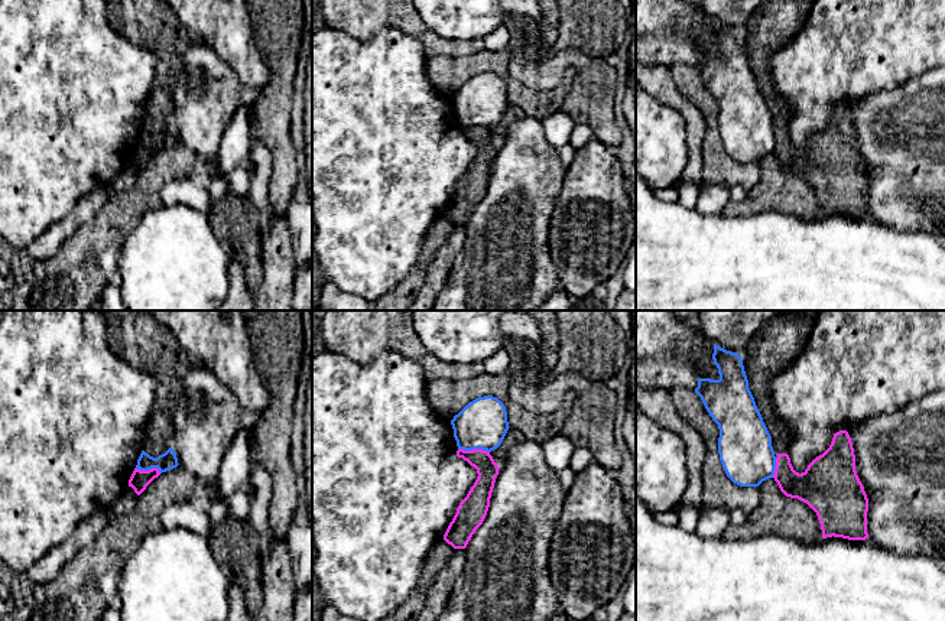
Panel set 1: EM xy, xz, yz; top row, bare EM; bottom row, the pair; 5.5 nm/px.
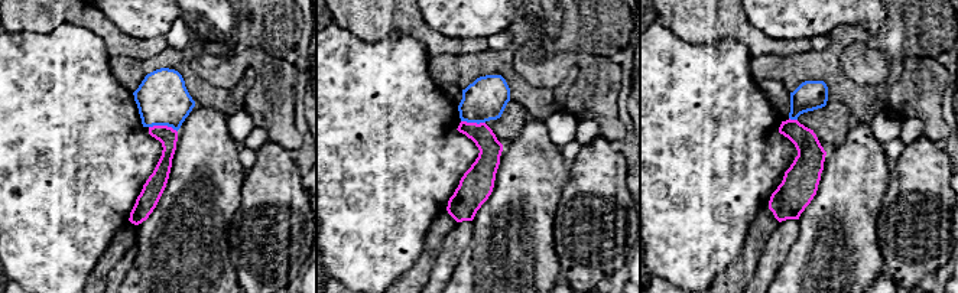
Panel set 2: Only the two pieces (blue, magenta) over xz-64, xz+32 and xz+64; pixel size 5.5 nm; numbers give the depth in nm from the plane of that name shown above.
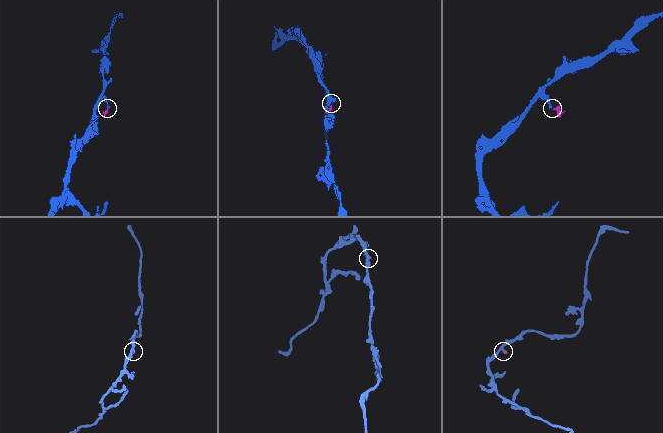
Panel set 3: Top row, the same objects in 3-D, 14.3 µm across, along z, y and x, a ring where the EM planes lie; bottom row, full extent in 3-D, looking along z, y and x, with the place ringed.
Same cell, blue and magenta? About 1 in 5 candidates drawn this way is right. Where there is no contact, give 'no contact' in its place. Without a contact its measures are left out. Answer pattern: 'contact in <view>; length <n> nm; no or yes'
contact in xz; length 180 nm; no

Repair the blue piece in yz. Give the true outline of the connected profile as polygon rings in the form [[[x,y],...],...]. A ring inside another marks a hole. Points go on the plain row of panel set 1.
[[[714,20],[720,55],[698,55],[695,69],[718,101],[718,130],[727,153],[740,163],[759,163],[773,155],[772,113],[748,65],[741,32]]]

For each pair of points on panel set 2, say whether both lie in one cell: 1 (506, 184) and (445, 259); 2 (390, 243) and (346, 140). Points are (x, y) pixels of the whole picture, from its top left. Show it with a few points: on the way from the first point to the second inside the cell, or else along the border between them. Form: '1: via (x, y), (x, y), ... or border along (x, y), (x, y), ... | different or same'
1: border along (473, 221), (473, 237), (460, 256) | different
2: via (374, 217), (374, 169), (372, 166) | same

